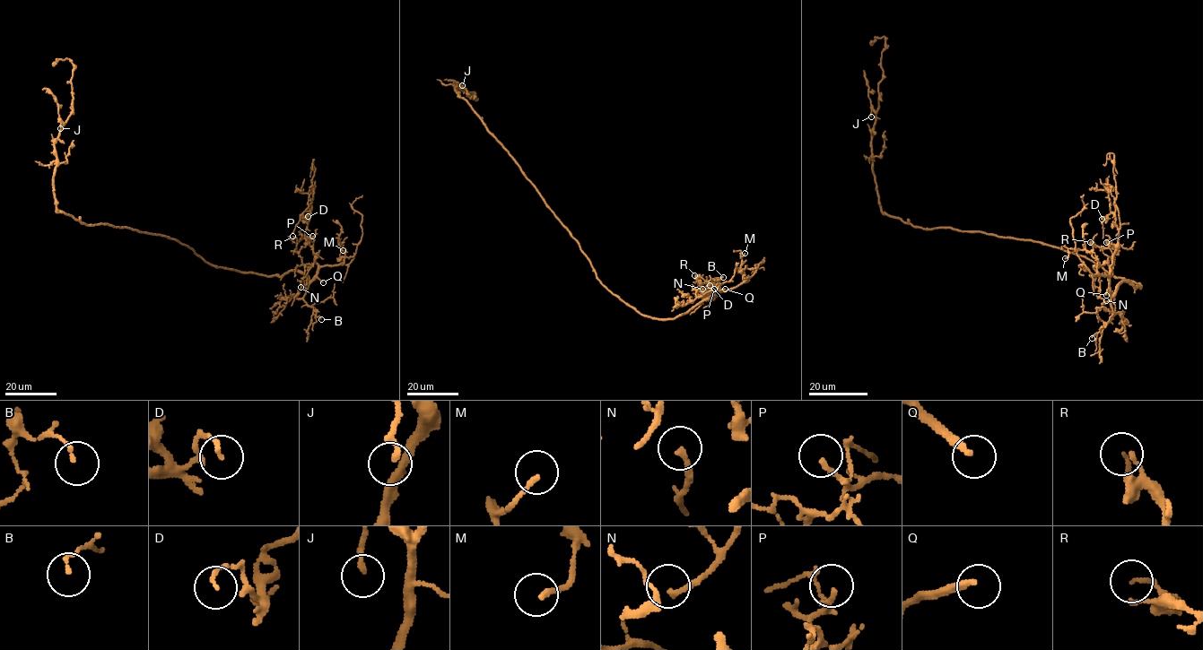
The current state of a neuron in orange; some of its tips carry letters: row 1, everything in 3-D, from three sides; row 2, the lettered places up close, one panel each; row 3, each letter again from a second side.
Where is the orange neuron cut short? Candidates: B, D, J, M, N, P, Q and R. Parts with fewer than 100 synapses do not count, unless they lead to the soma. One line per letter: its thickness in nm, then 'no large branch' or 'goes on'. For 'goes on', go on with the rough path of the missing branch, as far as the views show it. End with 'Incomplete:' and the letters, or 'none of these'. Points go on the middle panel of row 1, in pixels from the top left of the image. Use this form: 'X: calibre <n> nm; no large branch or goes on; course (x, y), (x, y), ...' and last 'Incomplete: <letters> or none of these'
B: calibre 120 nm; no large branch
D: calibre 140 nm; no large branch
J: calibre 180 nm; no large branch
M: calibre 170 nm; no large branch
N: calibre 180 nm; no large branch
P: calibre 170 nm; no large branch
Q: calibre 260 nm; goes on; course (725, 289), (762, 264), (757, 284), (739, 298), (734, 315)
R: calibre 110 nm; no large branch
Incomplete: Q

